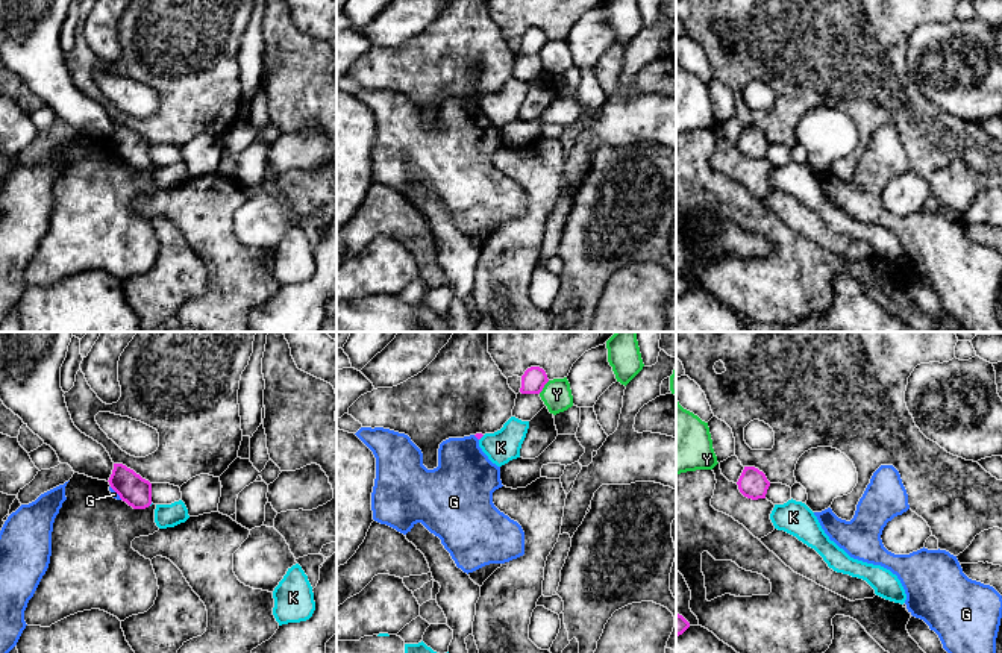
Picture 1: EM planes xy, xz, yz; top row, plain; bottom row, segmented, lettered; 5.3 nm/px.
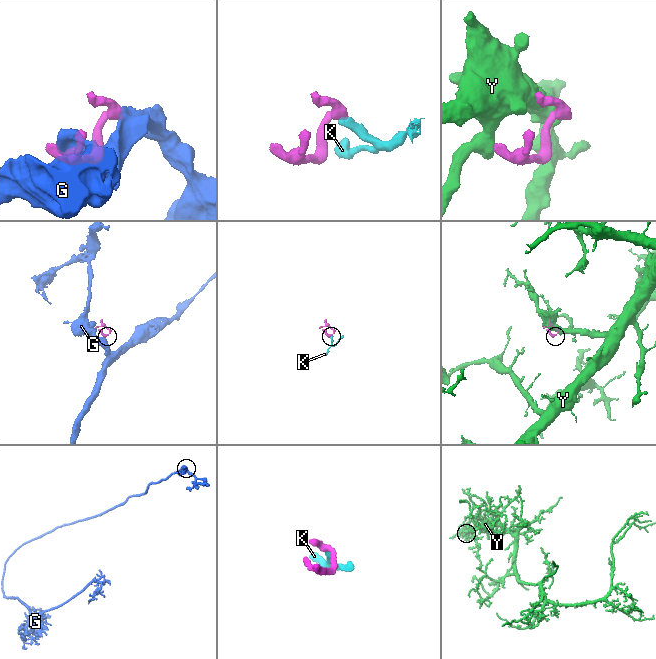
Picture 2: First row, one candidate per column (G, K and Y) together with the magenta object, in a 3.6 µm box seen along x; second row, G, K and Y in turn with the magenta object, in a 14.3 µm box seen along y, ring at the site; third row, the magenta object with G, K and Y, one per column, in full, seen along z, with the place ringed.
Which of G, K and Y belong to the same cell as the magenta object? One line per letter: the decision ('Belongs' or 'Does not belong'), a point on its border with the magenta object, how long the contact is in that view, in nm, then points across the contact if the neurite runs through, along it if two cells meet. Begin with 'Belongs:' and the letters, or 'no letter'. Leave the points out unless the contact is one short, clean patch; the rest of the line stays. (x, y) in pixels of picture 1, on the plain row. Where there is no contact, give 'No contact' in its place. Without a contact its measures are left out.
Belongs: K
G: Does not belong. Touches magenta at xy (115, 152). Shared border 100 nm. Boundary: xy (109, 147), (122, 159)
K: Belongs. Touches magenta at xz (481, 97). Shared border 40 nm. Path across: xz (478, 96), (481, 97), (487, 103), (500, 108)
Y: Does not belong. Touches magenta at xz (543, 47). Shared border 90 nm

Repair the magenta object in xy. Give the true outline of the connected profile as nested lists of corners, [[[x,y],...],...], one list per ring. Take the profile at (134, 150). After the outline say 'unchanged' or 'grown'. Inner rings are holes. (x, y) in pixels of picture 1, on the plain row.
[[[114,124],[109,138],[111,148],[133,170],[152,165],[152,144],[123,124]]]; unchanged

